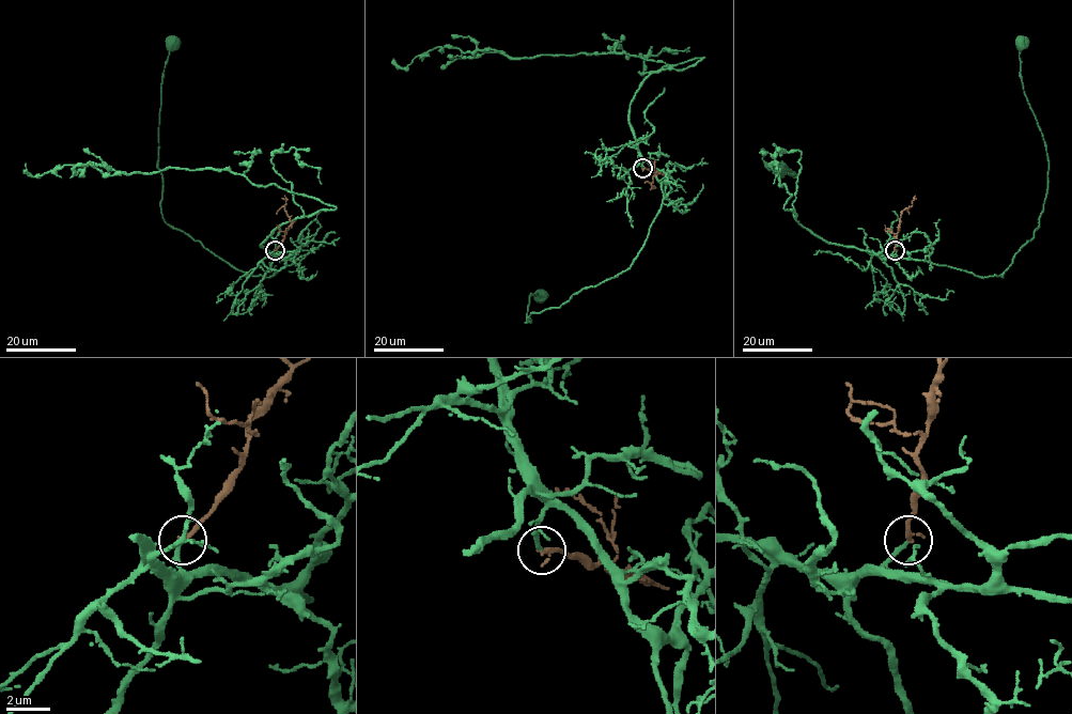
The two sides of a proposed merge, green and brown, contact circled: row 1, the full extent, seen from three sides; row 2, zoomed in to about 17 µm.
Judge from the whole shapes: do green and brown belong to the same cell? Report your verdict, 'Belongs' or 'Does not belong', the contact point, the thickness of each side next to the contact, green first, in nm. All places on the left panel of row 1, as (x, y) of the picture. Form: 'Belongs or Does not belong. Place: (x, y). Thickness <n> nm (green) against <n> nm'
Belongs. Place: (275, 250). Thickness 180 nm (green) against 220 nm

